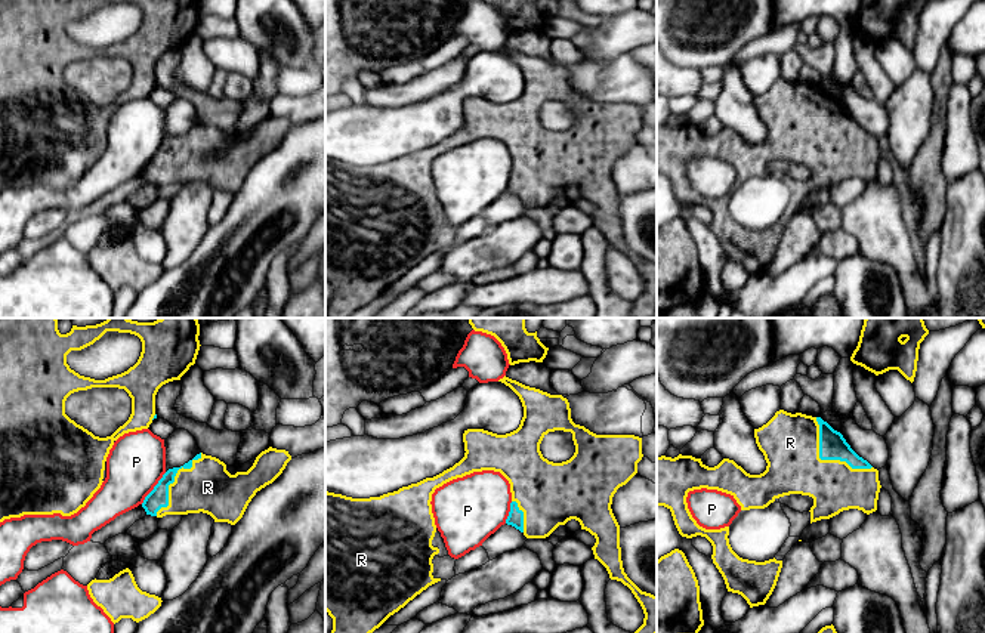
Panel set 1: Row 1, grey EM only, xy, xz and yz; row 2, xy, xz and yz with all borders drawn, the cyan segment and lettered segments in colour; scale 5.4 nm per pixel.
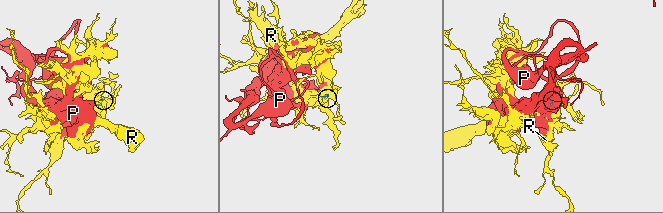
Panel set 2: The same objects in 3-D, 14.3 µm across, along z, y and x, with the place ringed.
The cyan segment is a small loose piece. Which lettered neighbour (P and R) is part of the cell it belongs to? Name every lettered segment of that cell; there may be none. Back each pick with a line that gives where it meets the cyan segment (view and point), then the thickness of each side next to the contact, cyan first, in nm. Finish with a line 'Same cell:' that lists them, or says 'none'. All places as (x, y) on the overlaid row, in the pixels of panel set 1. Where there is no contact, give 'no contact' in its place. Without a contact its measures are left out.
R: contact yz (826, 459); calibres 150 and 320 nm
Same cell: R

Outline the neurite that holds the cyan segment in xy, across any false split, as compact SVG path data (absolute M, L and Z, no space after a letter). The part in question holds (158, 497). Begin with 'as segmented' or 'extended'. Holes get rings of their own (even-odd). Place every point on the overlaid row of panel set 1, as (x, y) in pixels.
extended; M269 447L247 472L231 475L223 461L200 453L183 466L169 469L142 507L157 518L203 512L214 522L235 525L256 492L272 484L290 460L288 451Z

